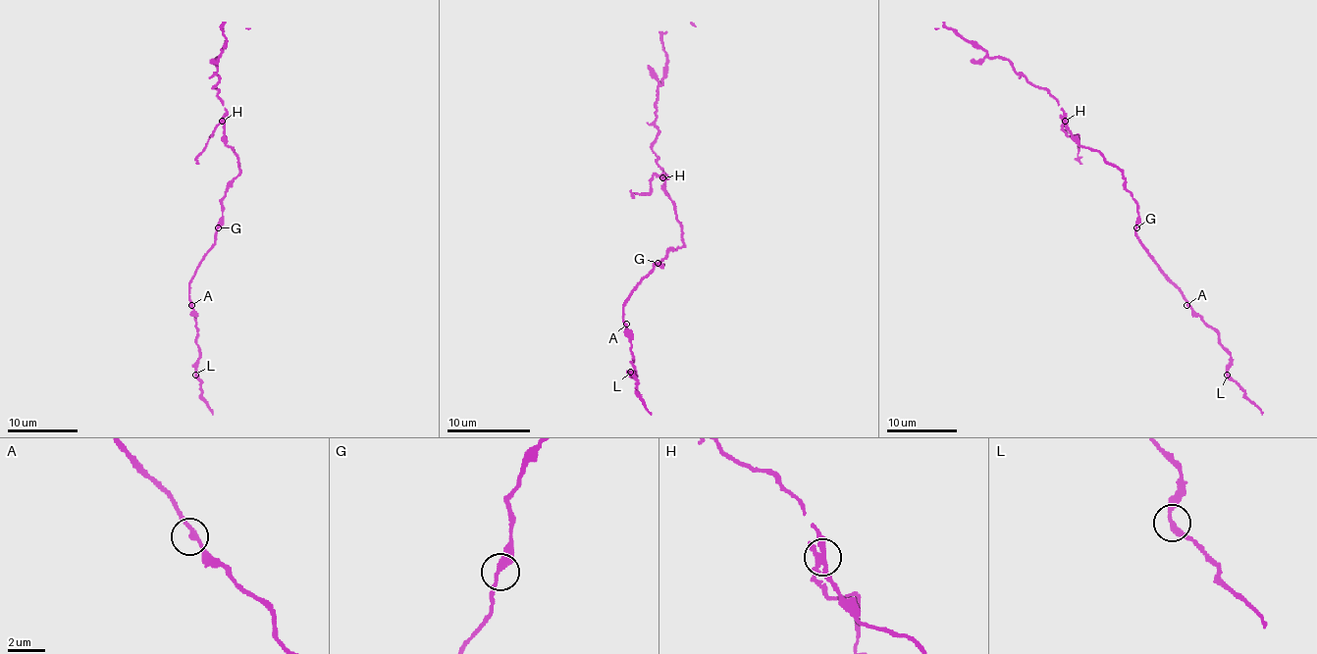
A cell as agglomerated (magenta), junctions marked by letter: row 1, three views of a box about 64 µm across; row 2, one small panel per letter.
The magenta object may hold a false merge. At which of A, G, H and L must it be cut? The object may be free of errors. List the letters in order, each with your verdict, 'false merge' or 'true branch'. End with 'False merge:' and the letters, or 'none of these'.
A: true branch
G: true branch
H: false merge
L: true branch
False merge: H

